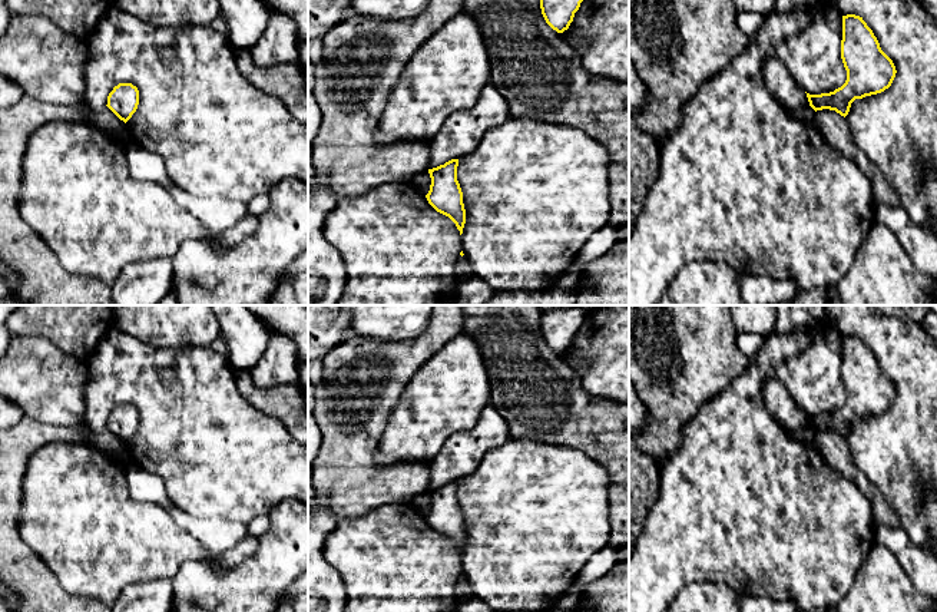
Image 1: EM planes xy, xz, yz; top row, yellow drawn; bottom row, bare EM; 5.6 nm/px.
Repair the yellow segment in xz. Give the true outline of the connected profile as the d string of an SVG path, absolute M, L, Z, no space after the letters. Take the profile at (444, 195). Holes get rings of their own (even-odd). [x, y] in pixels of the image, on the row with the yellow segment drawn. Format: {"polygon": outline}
{"polygon": "M451 159L444 165L428 169L431 185L426 198L437 212L448 216L456 224L461 235L466 224L466 209L457 181L457 166L458 159Z"}

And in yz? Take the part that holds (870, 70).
{"polygon": "M855 14L842 16L841 59L847 70L845 83L830 93L807 93L815 112L830 109L845 118L855 99L884 92L897 73L873 30Z"}

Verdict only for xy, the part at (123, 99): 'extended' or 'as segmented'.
as segmented

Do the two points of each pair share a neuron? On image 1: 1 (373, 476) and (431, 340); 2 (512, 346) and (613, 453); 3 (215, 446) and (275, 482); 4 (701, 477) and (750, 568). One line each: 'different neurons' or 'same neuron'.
1: same neuron
2: same neuron
3: same neuron
4: same neuron

